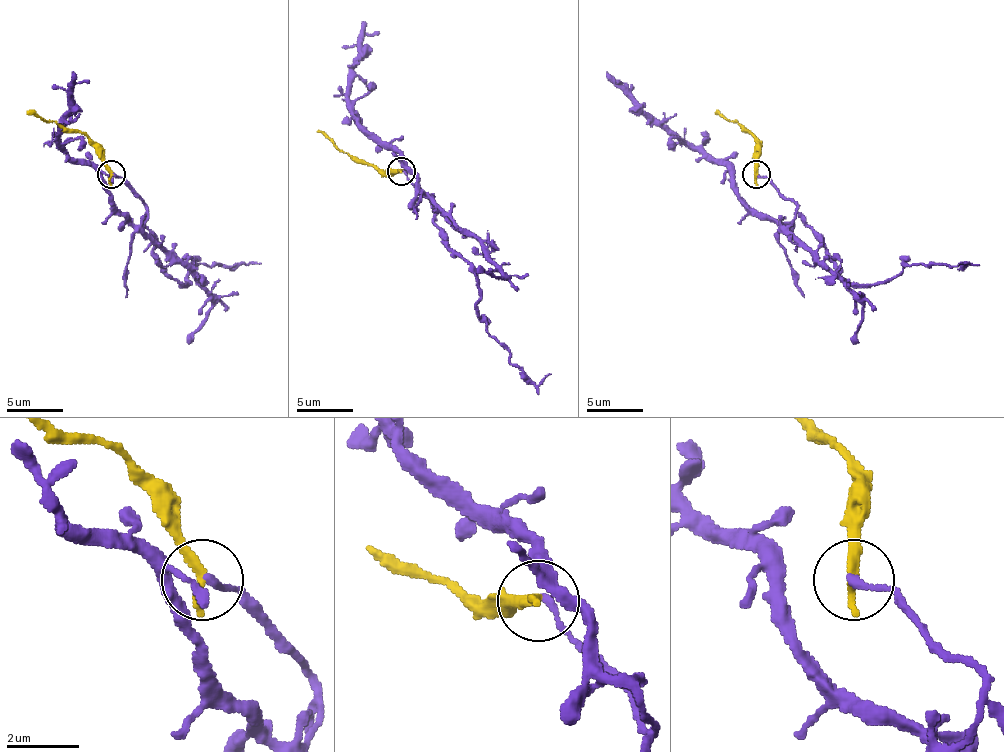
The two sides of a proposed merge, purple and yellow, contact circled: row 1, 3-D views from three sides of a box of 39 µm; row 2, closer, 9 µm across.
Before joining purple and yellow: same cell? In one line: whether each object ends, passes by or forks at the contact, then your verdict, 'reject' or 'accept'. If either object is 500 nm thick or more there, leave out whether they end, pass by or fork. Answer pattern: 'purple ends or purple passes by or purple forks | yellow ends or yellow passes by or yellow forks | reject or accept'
purple ends | yellow ends | reject

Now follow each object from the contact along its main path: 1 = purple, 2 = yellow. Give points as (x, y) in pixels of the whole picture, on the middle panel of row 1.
1: (402, 170), (436, 212), (419, 179), (399, 153), (368, 131), (348, 97), (348, 69), (360, 57), (362, 21)
2: (402, 170), (376, 170), (371, 165), (354, 162), (317, 131)

